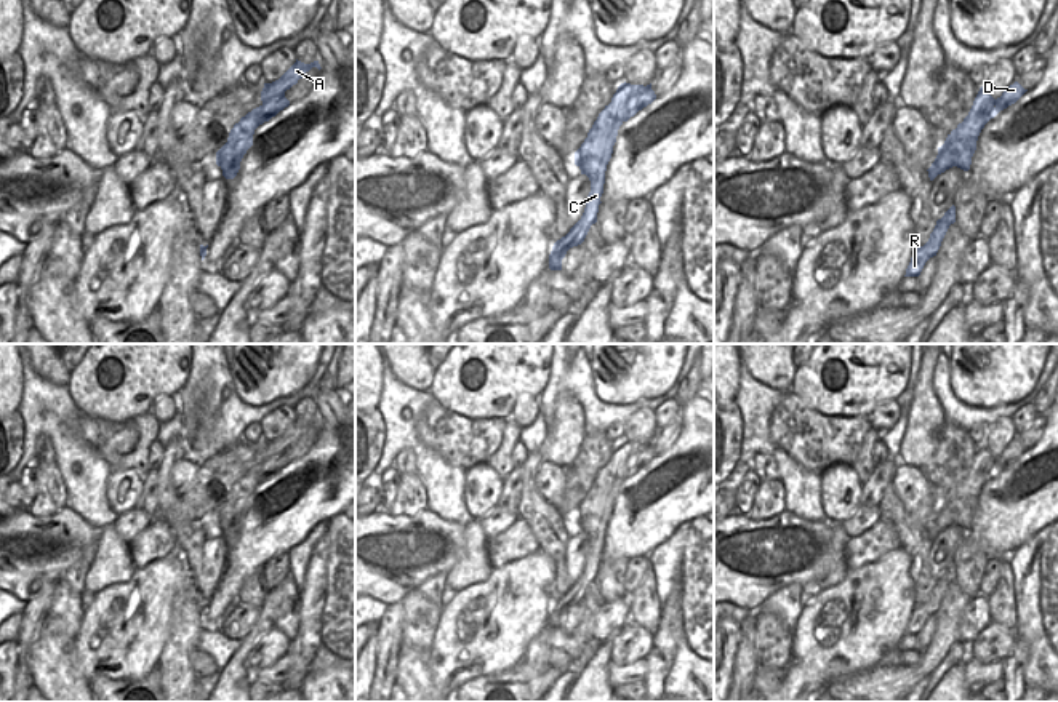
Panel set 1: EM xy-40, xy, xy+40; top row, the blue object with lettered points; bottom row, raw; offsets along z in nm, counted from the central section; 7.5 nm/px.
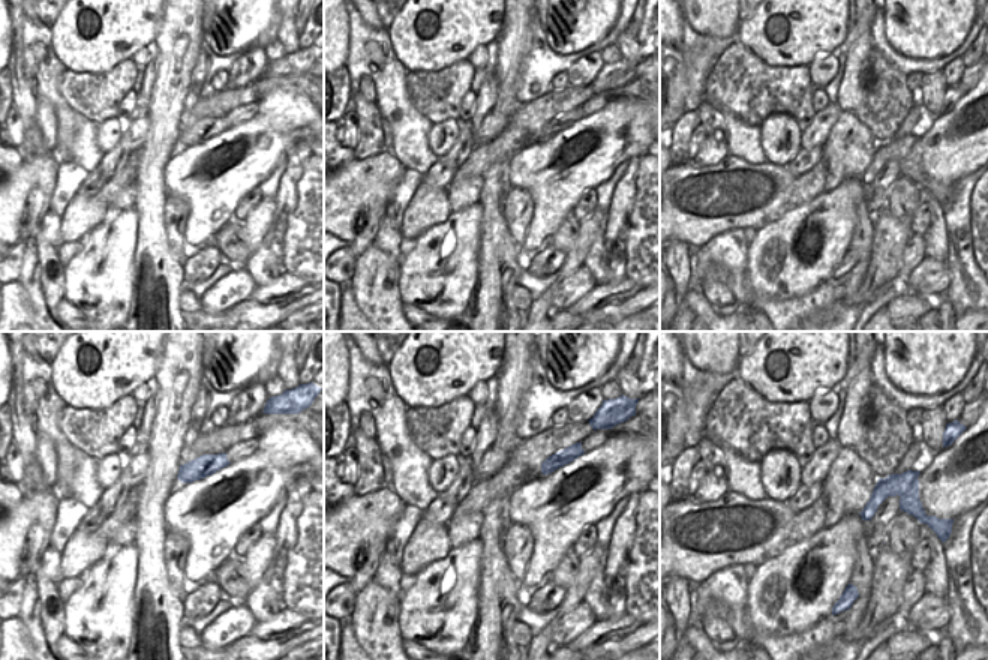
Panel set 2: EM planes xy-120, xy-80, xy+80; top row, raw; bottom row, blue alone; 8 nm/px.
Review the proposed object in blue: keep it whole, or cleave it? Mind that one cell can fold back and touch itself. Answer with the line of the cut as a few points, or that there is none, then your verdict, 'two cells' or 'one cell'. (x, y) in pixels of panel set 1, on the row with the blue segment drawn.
cut in xy+40 along (973, 103), (975, 114), (965, 130), (959, 136), (948, 138); two cells

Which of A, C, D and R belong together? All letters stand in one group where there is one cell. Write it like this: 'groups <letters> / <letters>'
groups A C R / D

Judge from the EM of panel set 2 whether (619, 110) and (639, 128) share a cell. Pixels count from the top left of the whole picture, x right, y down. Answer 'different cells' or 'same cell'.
same cell

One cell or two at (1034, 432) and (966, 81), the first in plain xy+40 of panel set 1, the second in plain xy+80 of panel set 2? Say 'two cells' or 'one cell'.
one cell

